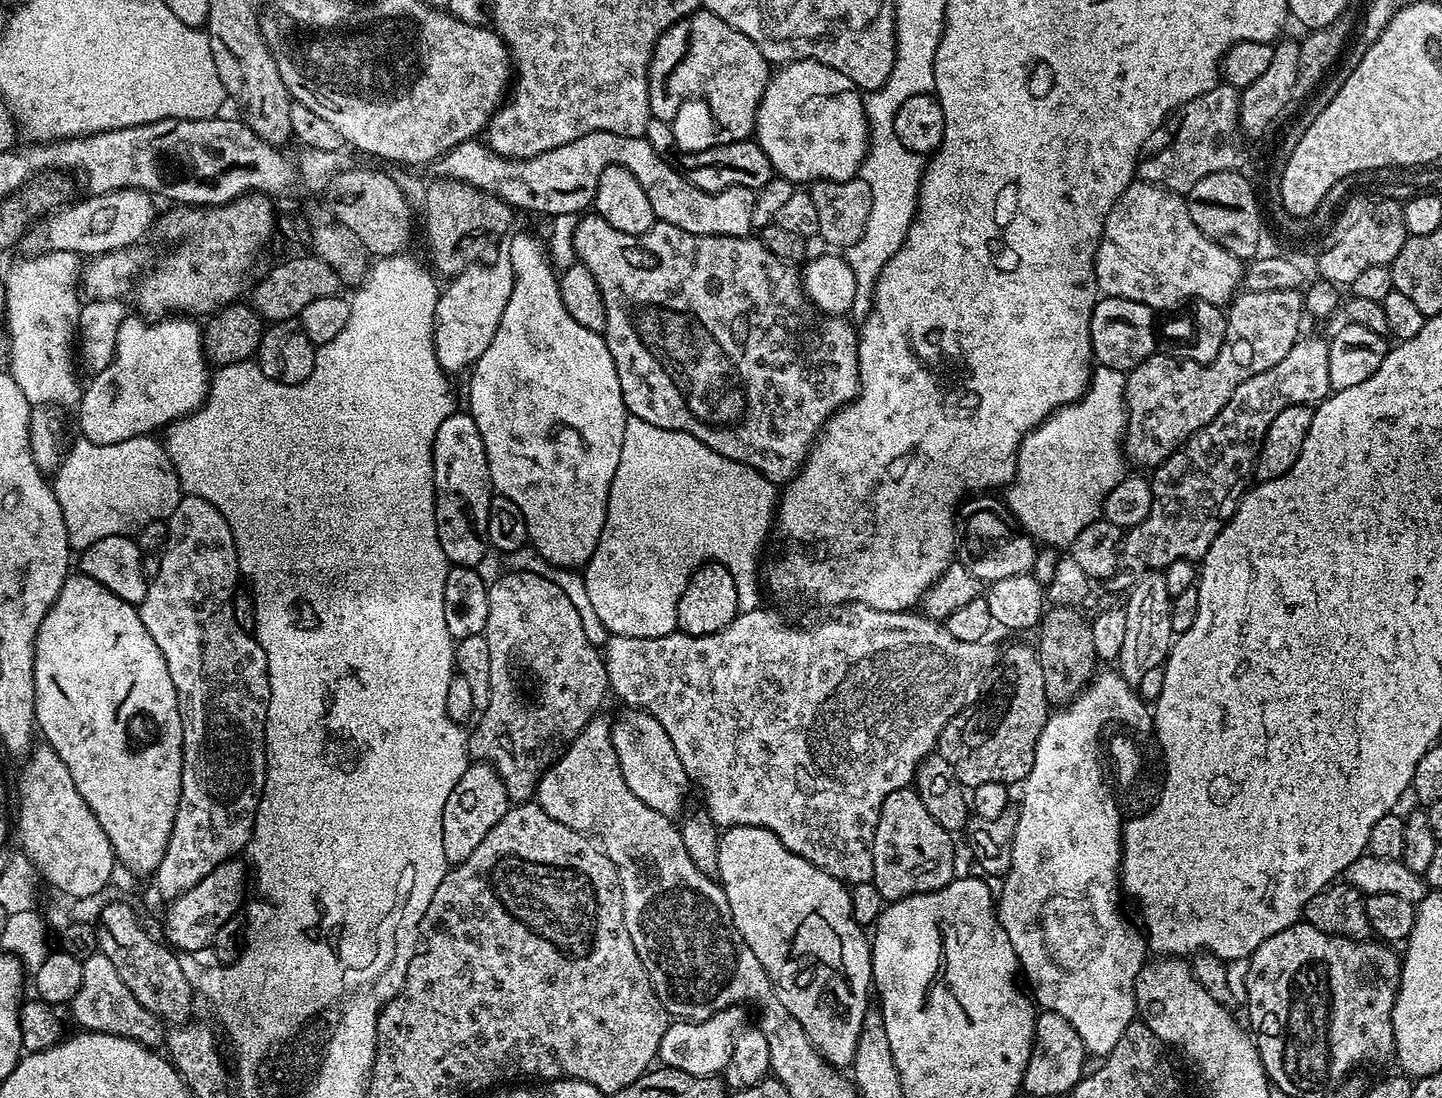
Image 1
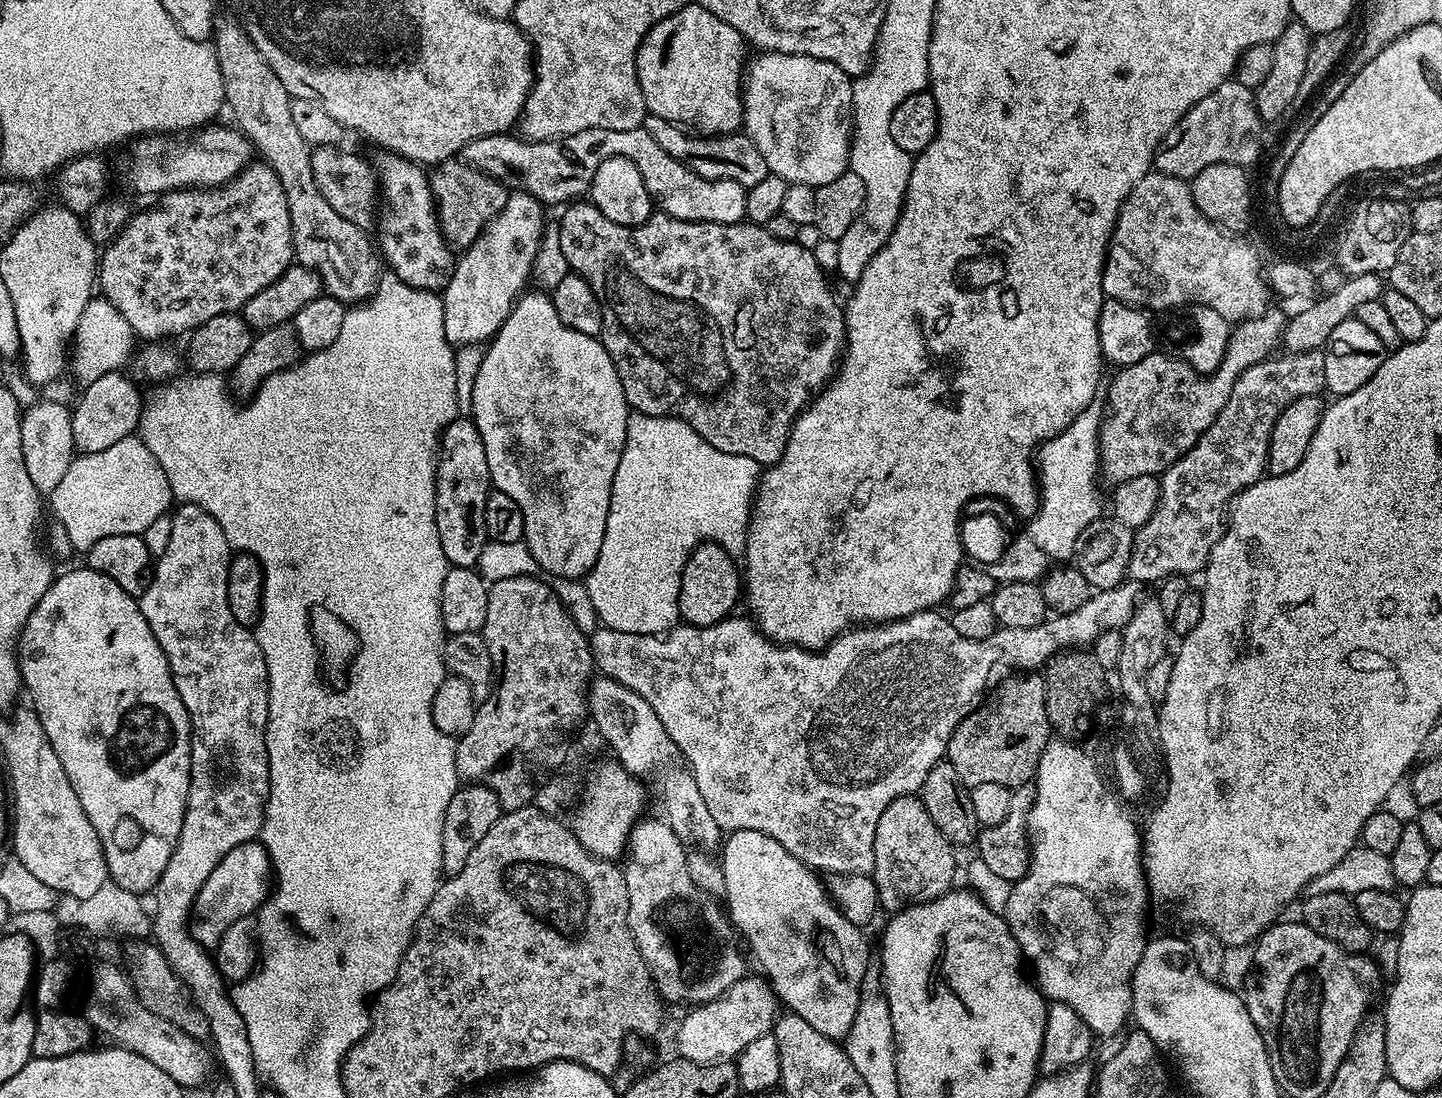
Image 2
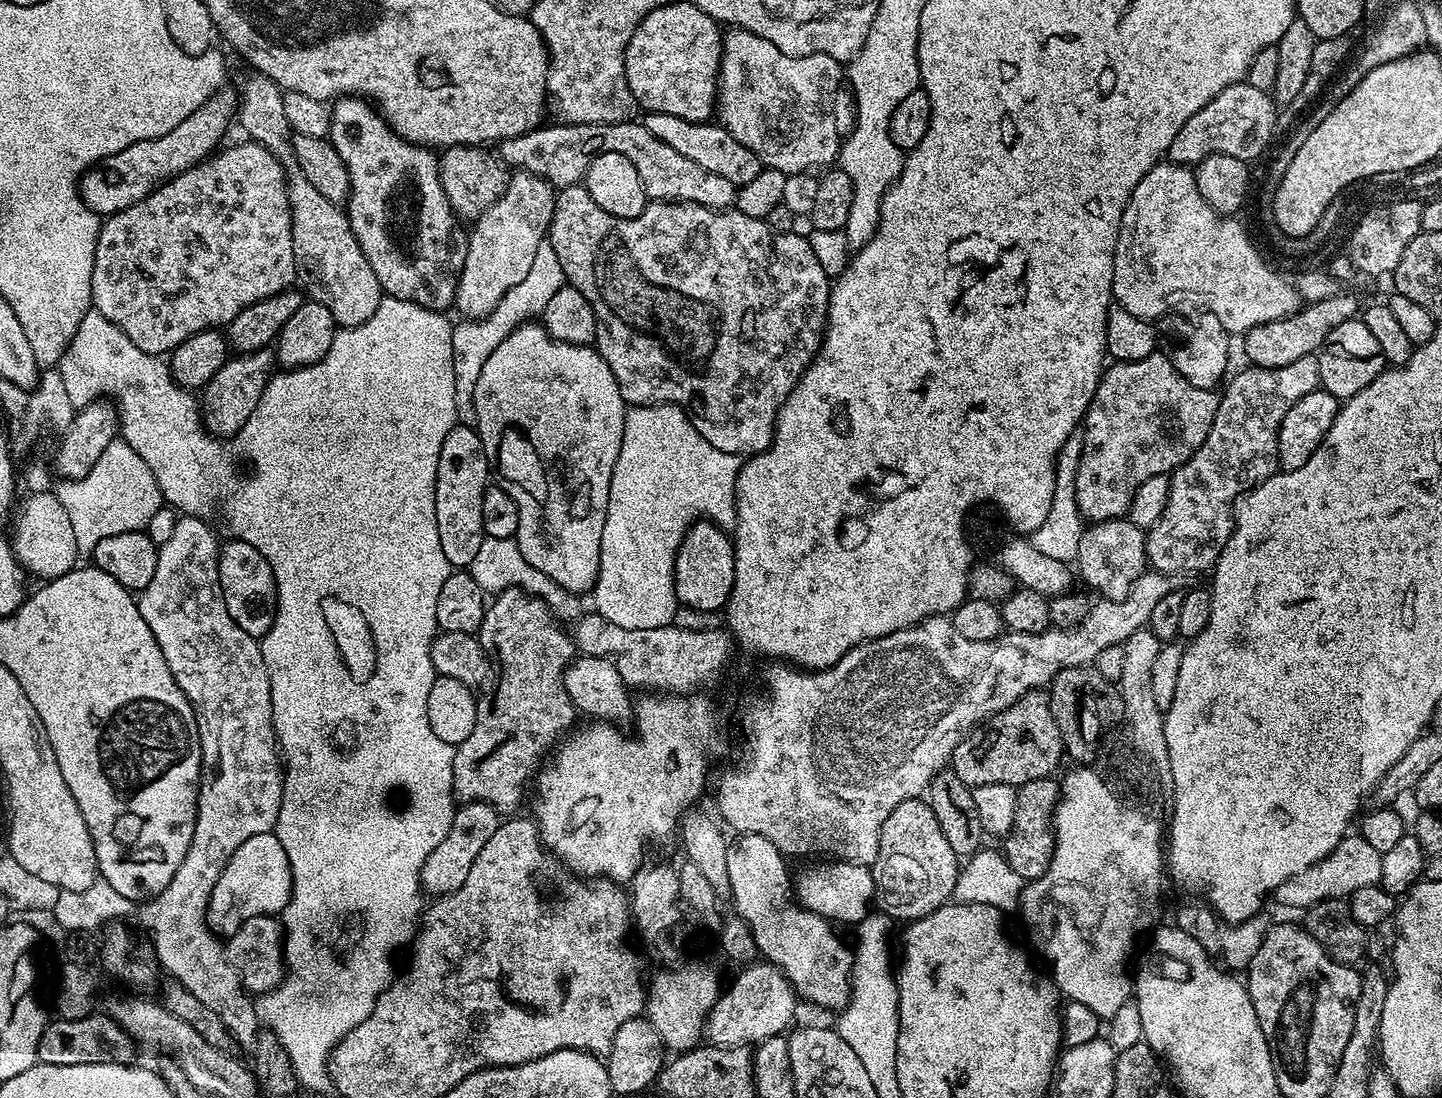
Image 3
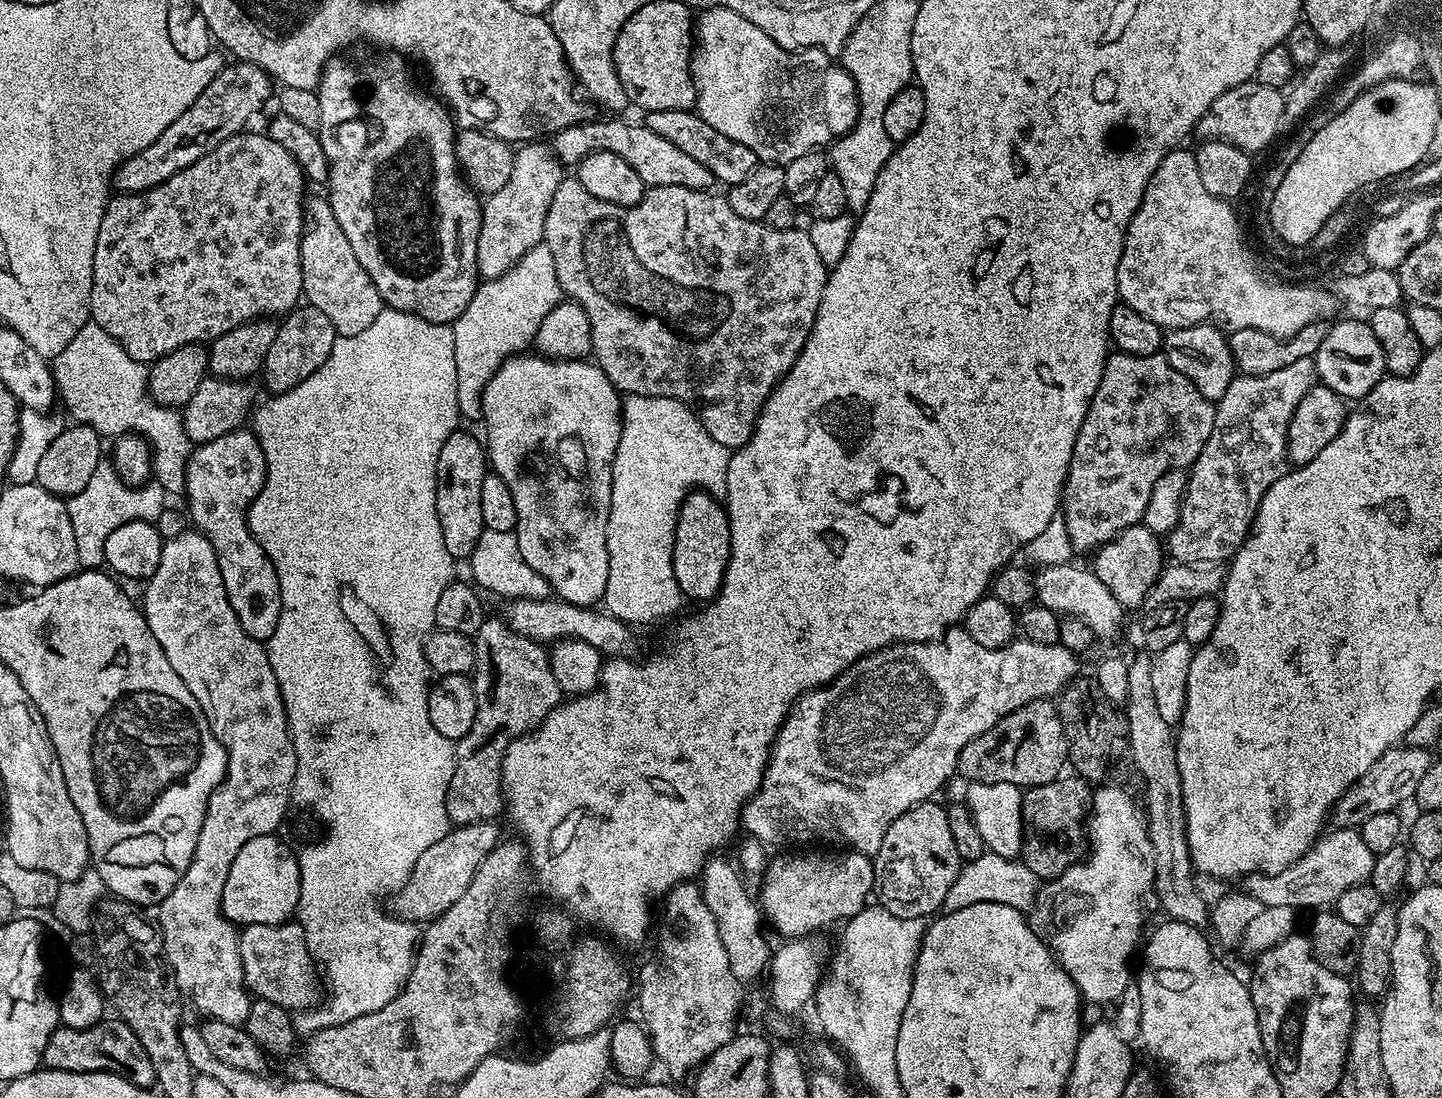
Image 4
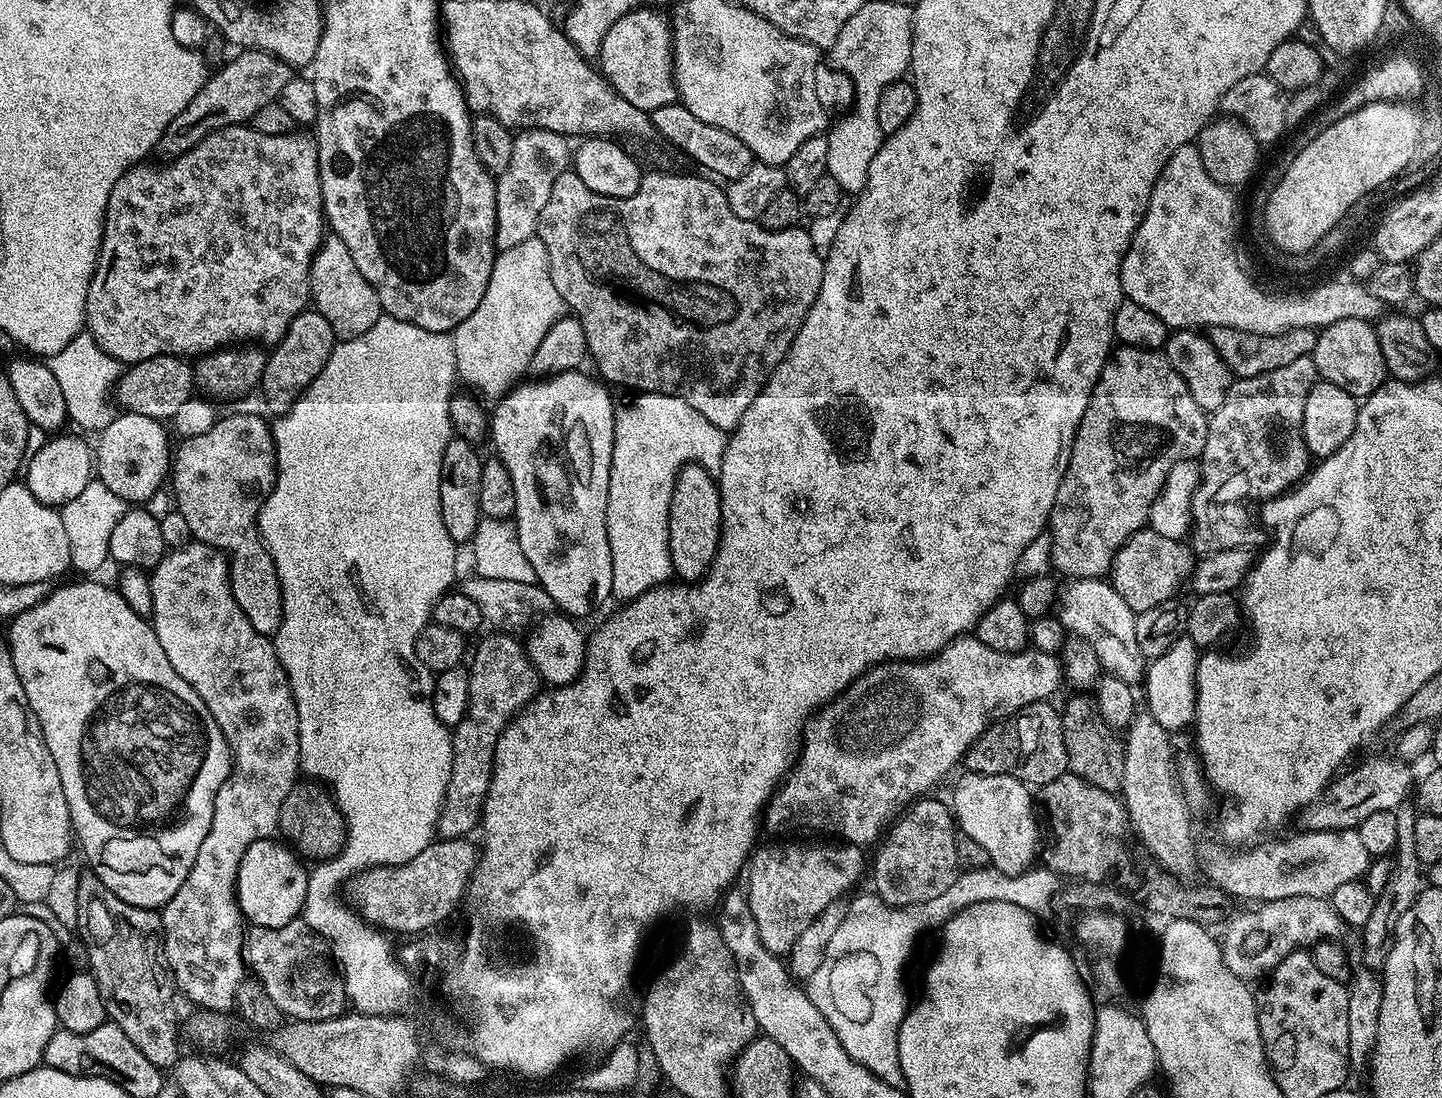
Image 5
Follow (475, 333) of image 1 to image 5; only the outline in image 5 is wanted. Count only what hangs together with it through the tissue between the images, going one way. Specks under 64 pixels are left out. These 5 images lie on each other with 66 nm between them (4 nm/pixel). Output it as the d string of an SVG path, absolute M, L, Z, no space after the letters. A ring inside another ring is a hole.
M526 128L514 136L514 154L504 172L495 177L496 182L496 247L500 252L526 242L526 238L536 235L542 210L550 199L550 190L563 172L569 171L574 152L569 137L542 130Z

